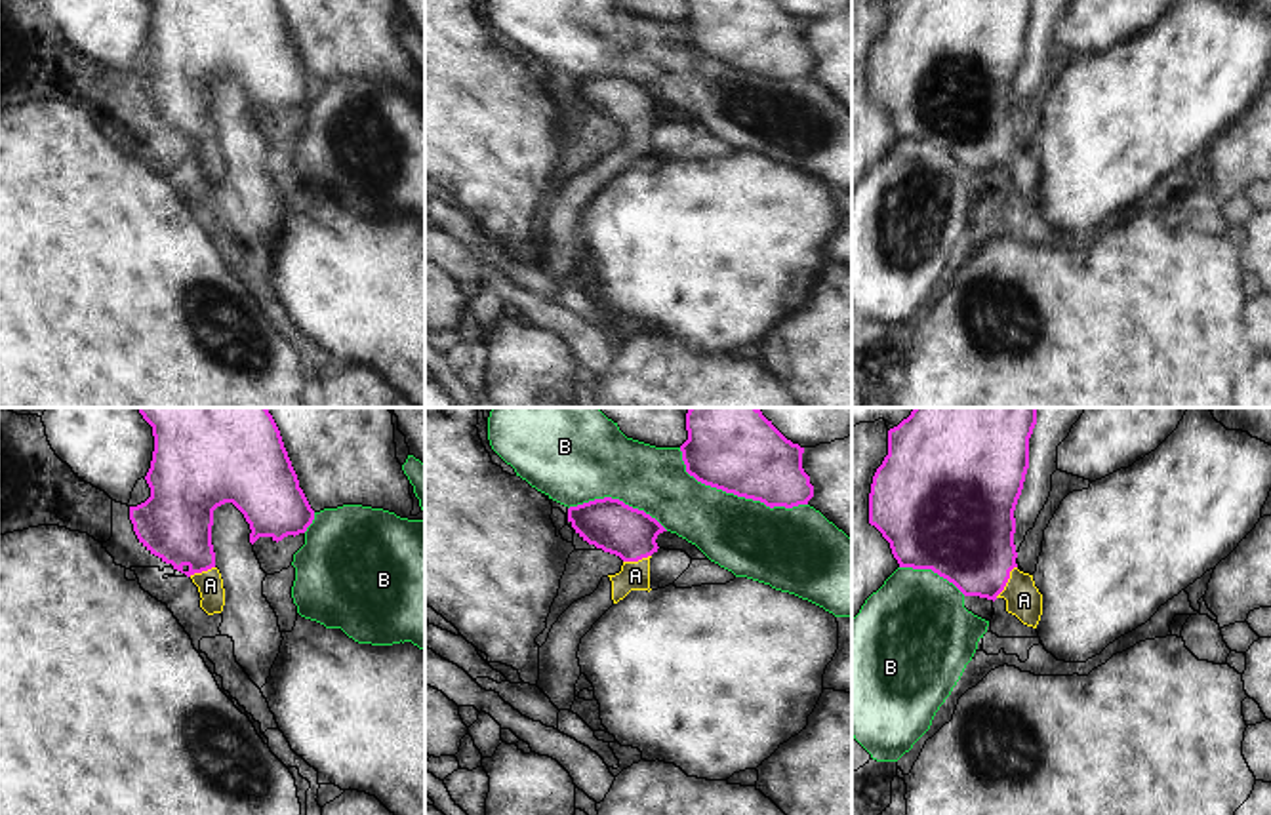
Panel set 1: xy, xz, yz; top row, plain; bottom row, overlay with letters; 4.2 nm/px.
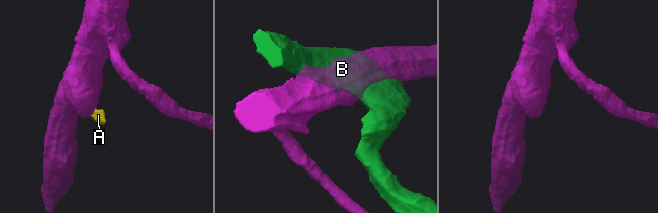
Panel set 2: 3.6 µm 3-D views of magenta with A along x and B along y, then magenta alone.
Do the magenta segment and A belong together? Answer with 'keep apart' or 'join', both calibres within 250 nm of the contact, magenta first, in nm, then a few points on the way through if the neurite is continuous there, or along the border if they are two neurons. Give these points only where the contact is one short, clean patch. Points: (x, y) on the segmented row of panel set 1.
join; 400 nm thick on the magenta side, 150 nm on the other; runs through yz (967, 537), (1007, 581), (1024, 600)

